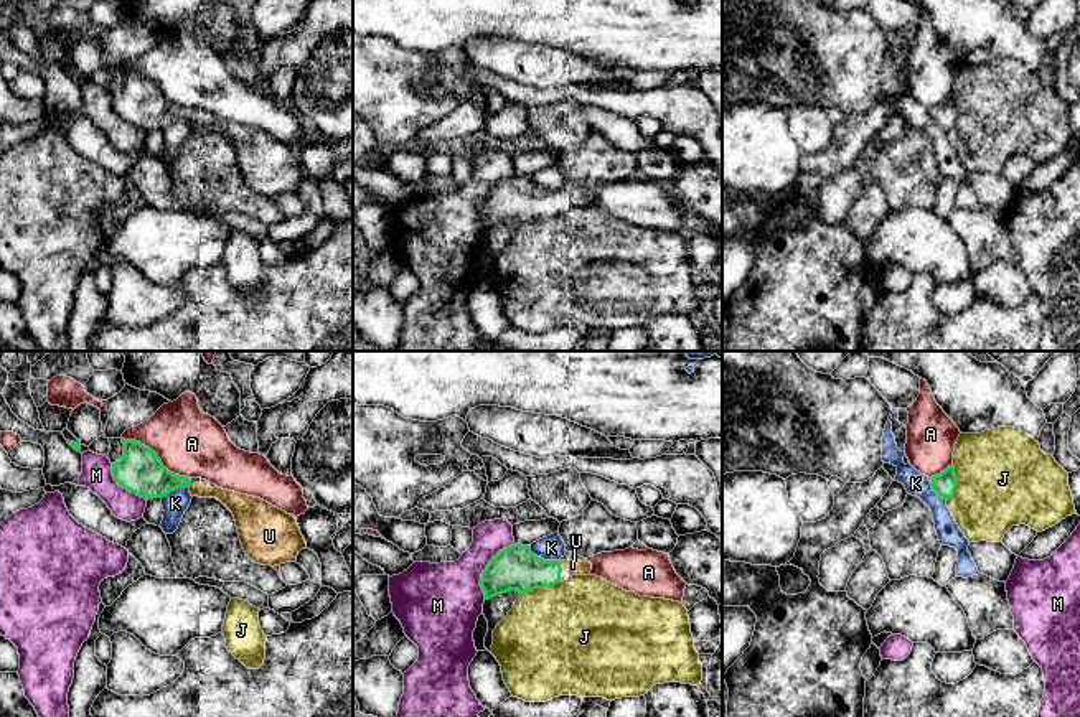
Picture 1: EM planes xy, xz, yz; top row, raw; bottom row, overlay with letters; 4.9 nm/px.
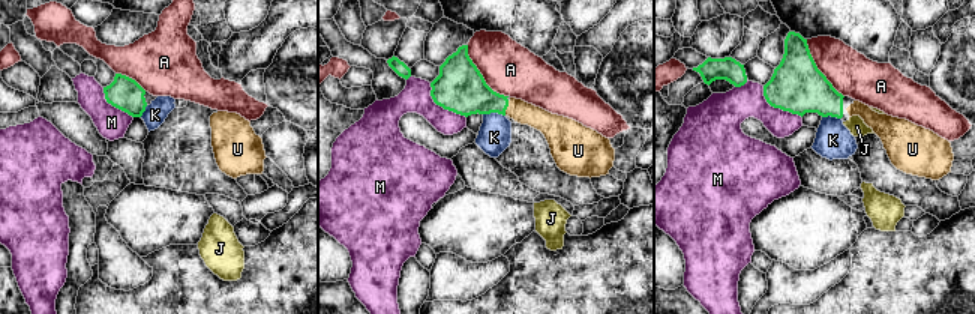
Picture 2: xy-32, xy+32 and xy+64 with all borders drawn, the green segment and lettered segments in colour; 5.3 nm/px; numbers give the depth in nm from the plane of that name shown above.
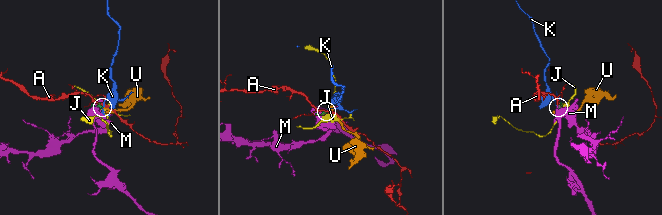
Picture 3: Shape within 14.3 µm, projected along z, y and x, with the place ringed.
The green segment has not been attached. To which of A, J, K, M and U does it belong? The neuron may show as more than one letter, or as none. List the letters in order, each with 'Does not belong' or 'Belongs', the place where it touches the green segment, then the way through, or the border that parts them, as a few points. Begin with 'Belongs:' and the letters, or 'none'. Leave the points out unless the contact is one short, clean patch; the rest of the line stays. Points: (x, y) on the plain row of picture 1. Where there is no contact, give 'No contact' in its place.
Belongs: U
A: Does not belong. Touches green at xy (155, 86). Boundary: xy (122, 68), (147, 76), (169, 101), (188, 109)
J: Does not belong. Touches green at xz (540, 218). Boundary: xz (559, 213), (521, 224)
K: Does not belong. Touches green at xz (543, 190)
M: Does not belong. Touches green at xz (485, 200)
U: Belongs. Touches green at xz (559, 196)

